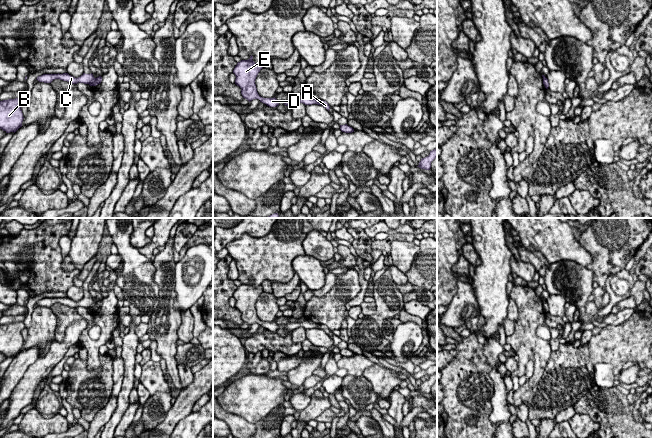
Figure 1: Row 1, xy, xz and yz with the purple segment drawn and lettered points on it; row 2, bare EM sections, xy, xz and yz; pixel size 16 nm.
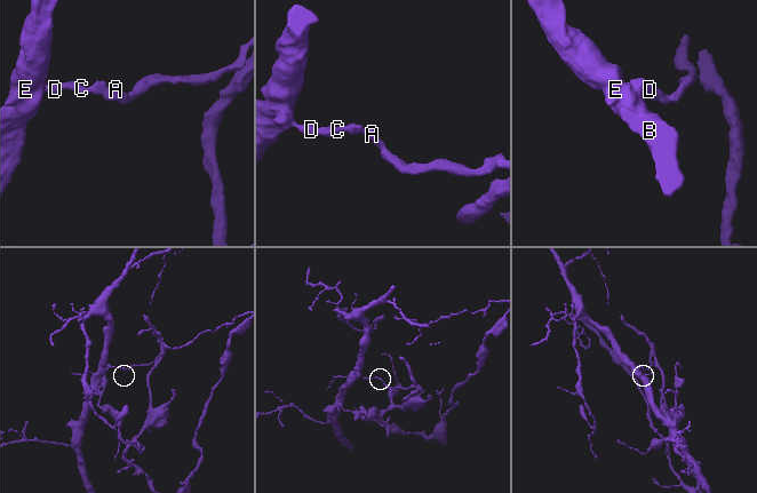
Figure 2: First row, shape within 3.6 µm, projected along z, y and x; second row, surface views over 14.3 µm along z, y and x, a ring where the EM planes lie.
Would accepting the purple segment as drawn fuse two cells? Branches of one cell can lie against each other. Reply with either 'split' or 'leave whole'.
split

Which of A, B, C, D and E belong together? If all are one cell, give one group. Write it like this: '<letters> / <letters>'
A / B C D E

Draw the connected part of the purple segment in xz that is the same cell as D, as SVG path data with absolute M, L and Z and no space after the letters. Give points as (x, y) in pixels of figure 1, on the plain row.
M251 279L248 284L241 284L235 290L233 297L236 300L235 308L241 312L241 318L243 322L247 323L249 326L253 323L259 323L260 326L266 328L269 331L277 331L279 325L274 322L263 322L261 321L256 312L255 304L263 292L261 285L255 287Z

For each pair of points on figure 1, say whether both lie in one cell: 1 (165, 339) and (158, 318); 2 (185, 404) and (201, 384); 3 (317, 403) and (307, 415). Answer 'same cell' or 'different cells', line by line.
1: same cell
2: same cell
3: same cell

